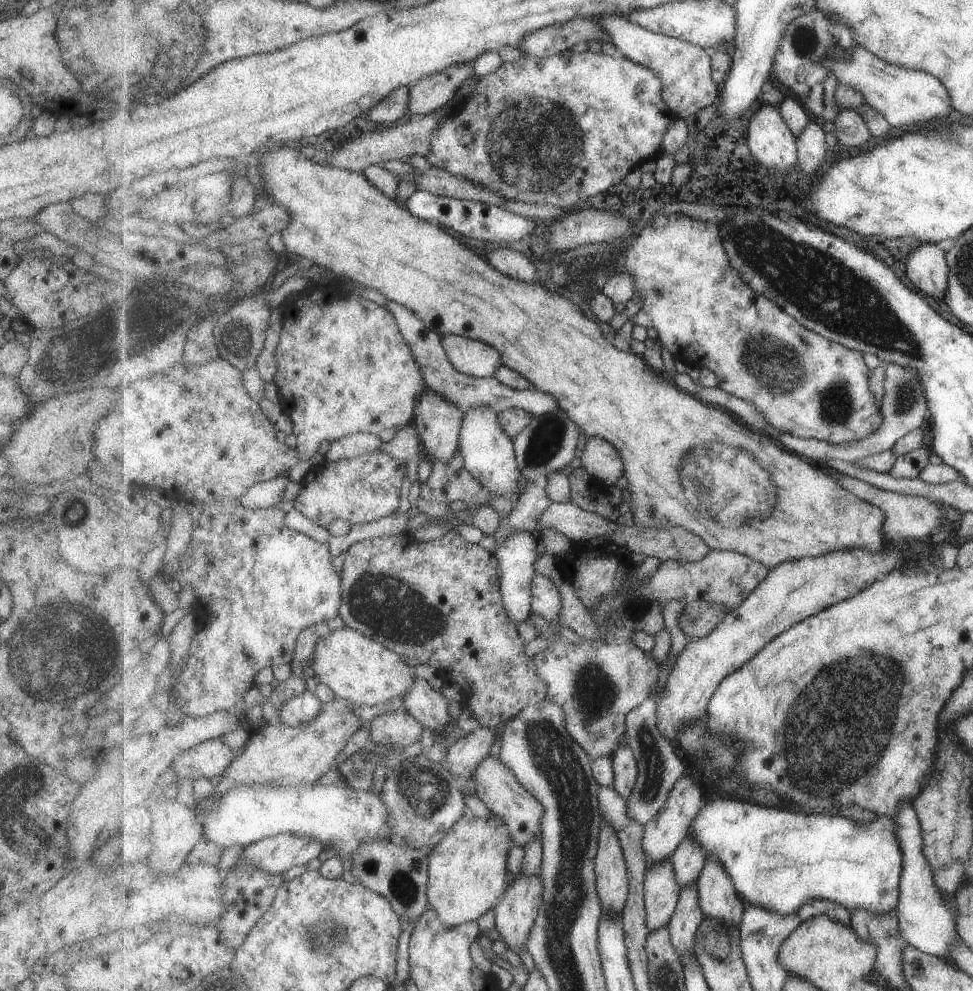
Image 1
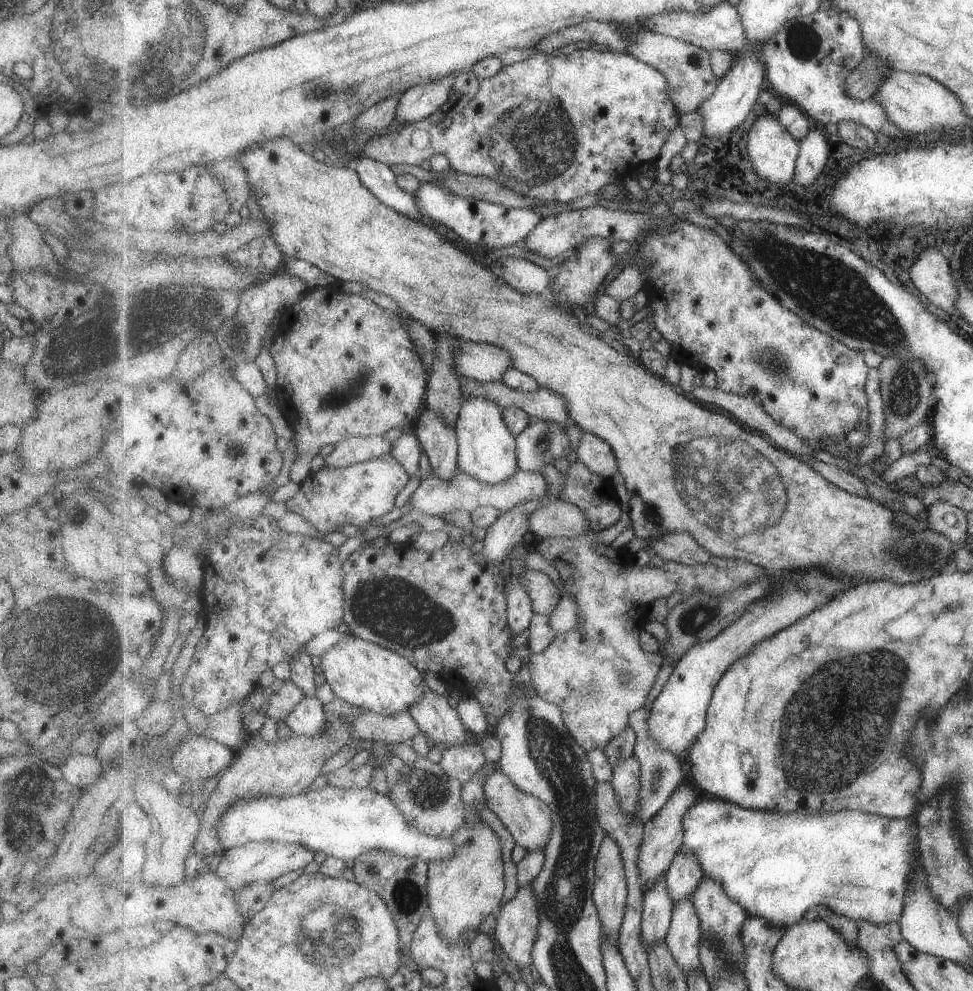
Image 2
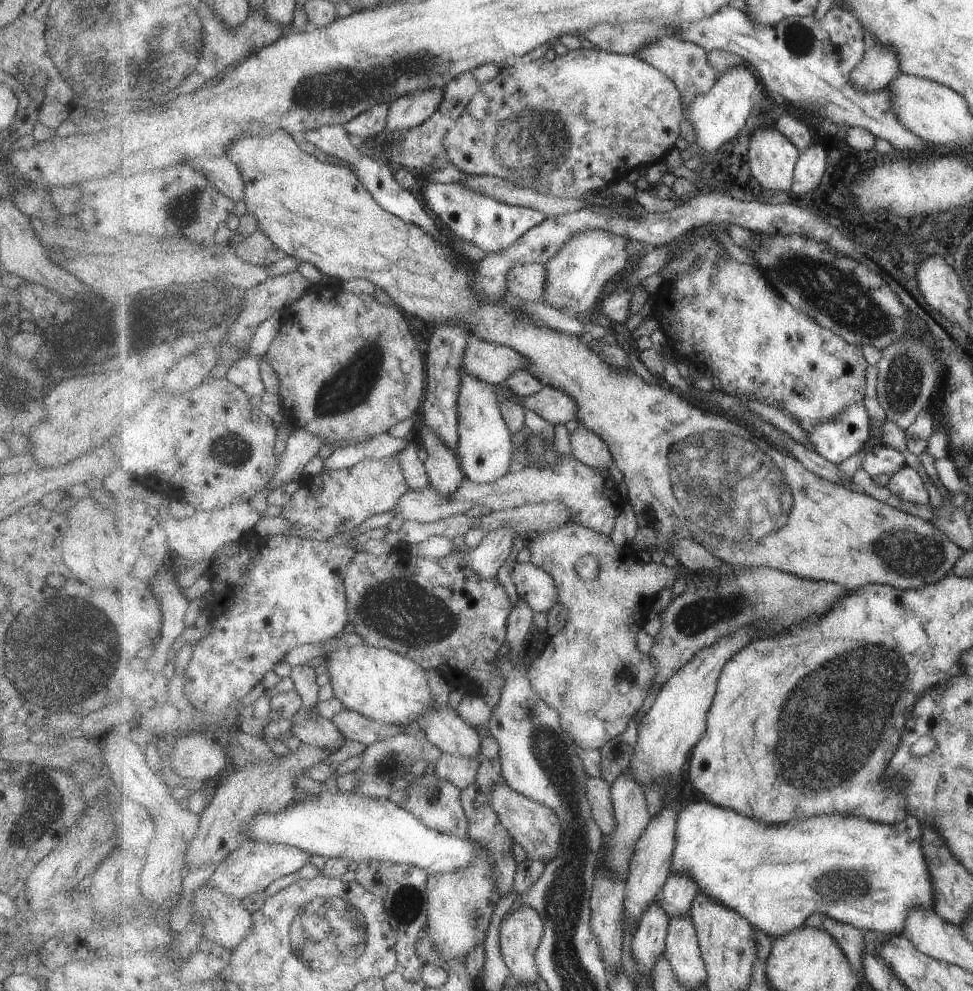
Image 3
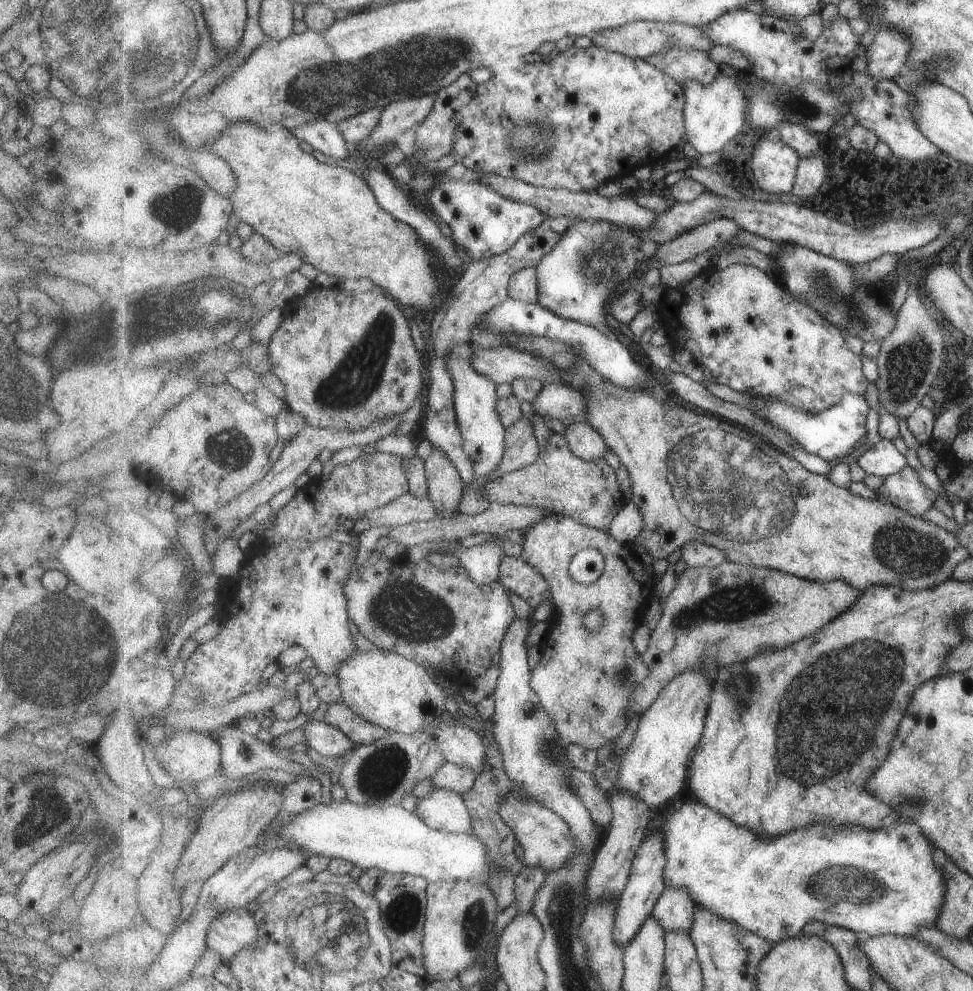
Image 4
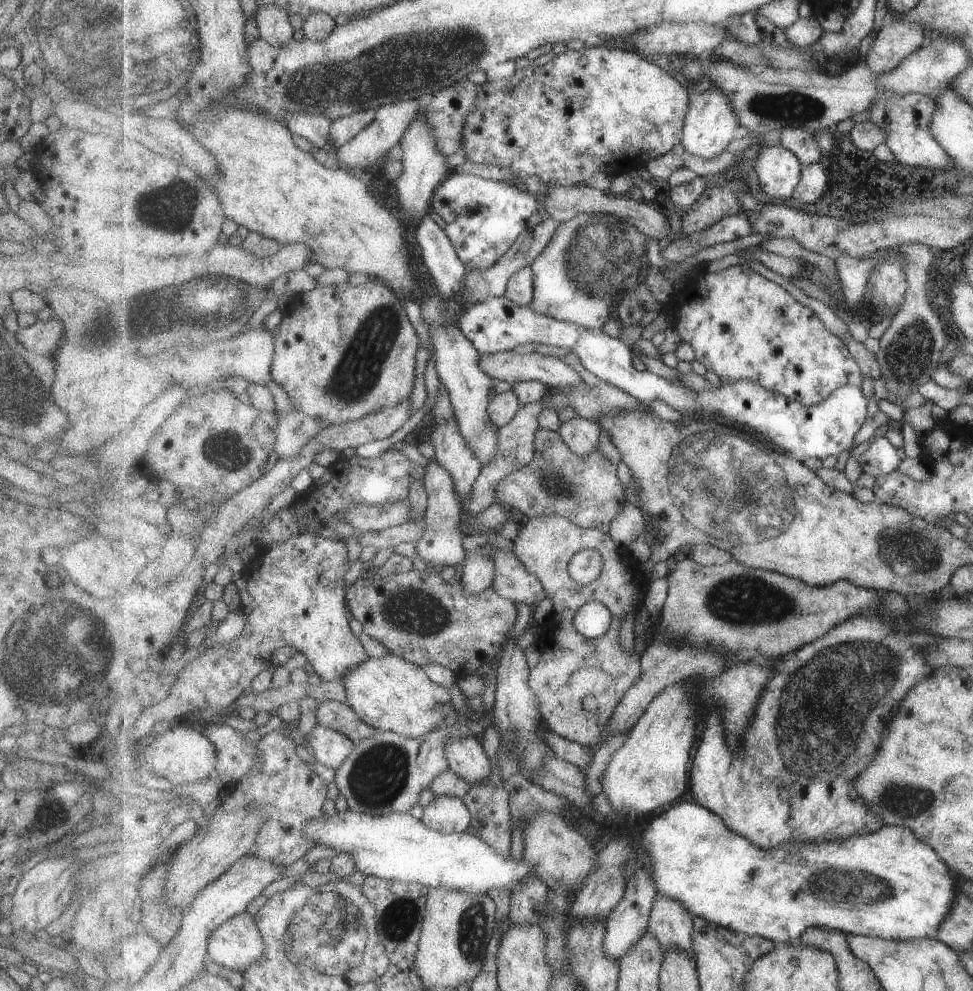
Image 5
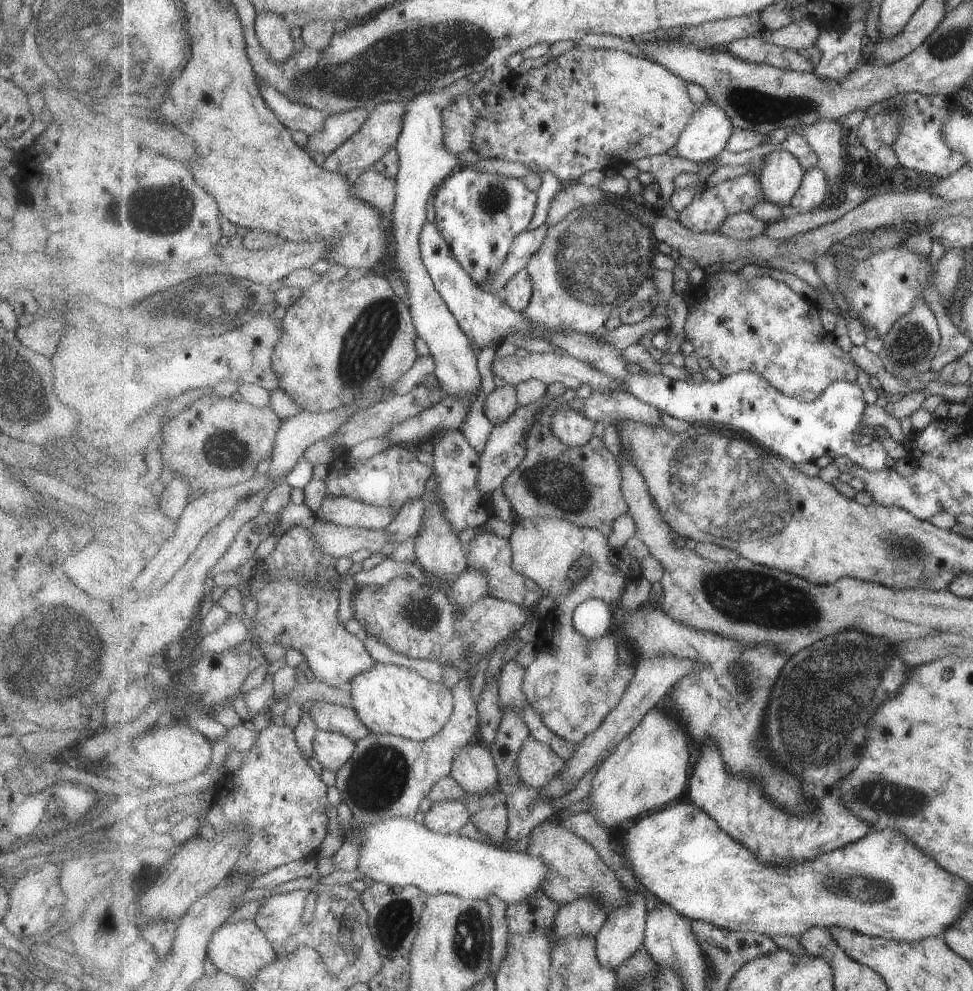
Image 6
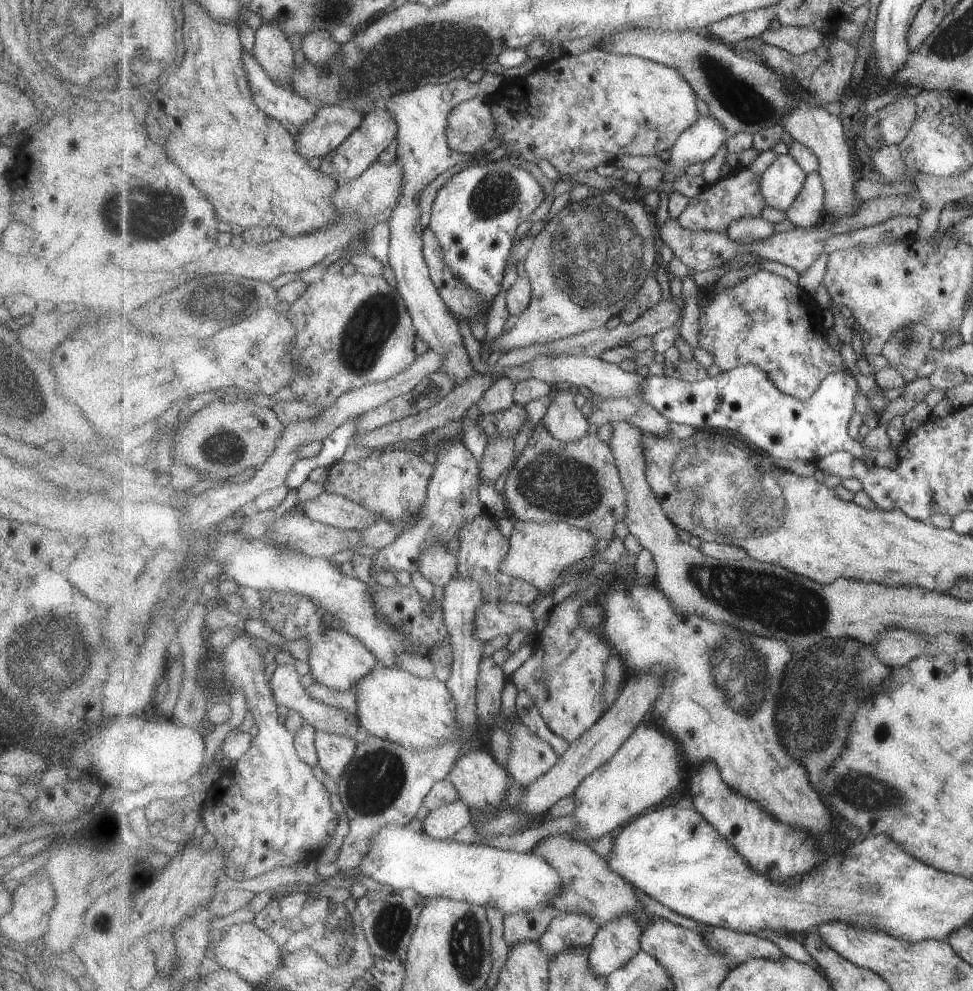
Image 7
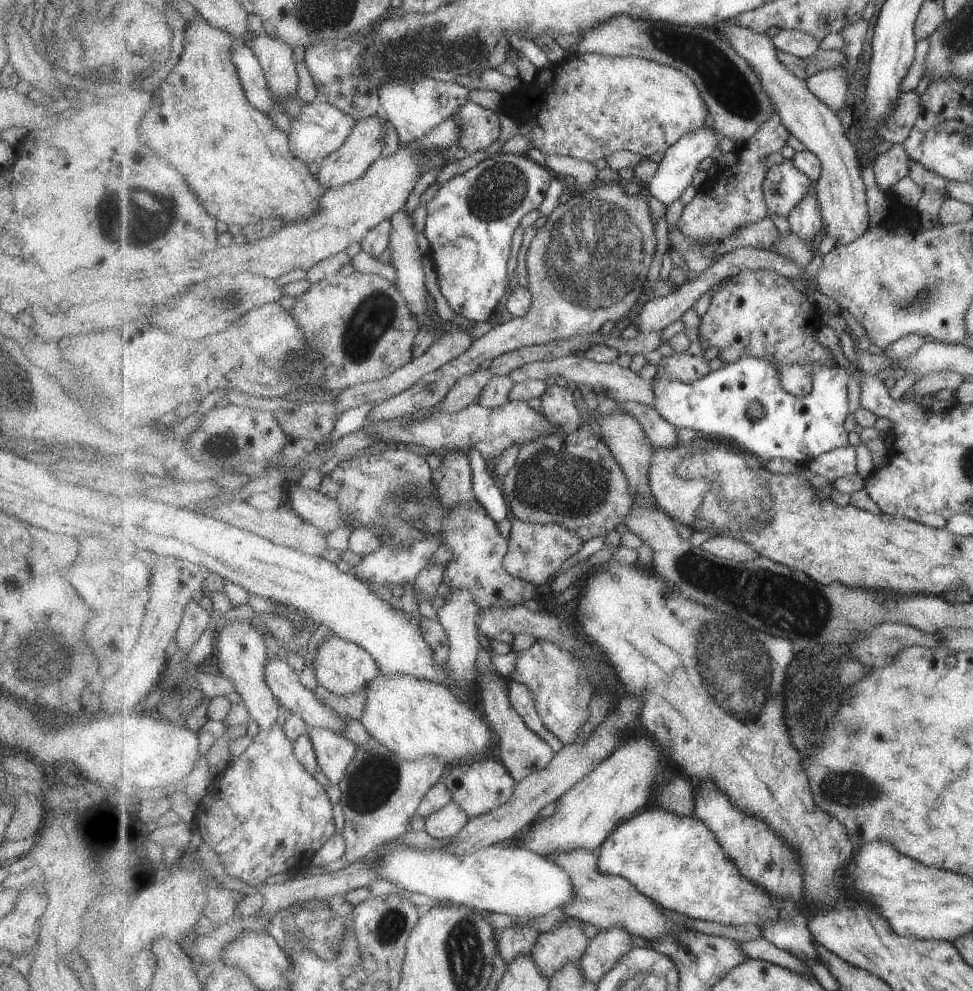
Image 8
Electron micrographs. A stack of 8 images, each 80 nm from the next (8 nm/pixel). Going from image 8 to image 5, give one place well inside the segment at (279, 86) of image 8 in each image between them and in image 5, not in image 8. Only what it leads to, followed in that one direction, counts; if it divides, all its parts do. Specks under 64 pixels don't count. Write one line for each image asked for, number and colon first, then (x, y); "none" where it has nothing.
5: (274, 26)
6: (274, 32)
7: (273, 50)

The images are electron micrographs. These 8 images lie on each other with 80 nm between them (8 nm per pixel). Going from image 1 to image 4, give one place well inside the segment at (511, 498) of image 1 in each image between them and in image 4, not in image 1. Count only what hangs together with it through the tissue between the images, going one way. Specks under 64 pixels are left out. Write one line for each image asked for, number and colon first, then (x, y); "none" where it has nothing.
2: (487, 449)
3: (486, 448)
4: (484, 433)

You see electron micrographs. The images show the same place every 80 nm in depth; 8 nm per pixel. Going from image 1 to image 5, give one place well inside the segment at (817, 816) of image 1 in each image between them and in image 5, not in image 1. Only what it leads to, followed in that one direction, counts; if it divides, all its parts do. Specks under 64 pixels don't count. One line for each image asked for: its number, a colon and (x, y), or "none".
2: (777, 866)
3: (858, 871)
4: (881, 882)
5: (889, 884)

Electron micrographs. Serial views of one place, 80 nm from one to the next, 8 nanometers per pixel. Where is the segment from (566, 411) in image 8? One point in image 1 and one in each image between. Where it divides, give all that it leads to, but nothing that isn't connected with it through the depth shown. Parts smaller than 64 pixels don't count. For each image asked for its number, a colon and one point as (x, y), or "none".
1: (601, 458)
2: (594, 452)
3: (587, 446)
4: (586, 441)
5: (582, 435)
6: (576, 429)
7: (565, 421)

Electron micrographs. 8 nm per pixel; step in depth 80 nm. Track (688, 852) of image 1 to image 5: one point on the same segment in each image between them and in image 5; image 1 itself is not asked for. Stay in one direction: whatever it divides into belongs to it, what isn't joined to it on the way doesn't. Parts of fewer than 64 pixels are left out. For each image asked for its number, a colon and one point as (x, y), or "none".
2: (685, 873)
3: (680, 890)
4: (675, 910)
5: (671, 921)

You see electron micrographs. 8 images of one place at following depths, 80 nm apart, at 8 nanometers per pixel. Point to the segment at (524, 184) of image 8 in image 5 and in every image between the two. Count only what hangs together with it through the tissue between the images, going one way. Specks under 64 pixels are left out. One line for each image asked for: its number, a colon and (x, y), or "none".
5: (484, 218)
6: (480, 214)
7: (476, 213)

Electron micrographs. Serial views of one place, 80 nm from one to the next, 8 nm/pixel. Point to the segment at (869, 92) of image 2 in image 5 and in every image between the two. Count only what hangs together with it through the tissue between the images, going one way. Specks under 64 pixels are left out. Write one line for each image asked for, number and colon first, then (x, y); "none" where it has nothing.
3: (880, 66)
4: (888, 53)
5: (895, 42)

